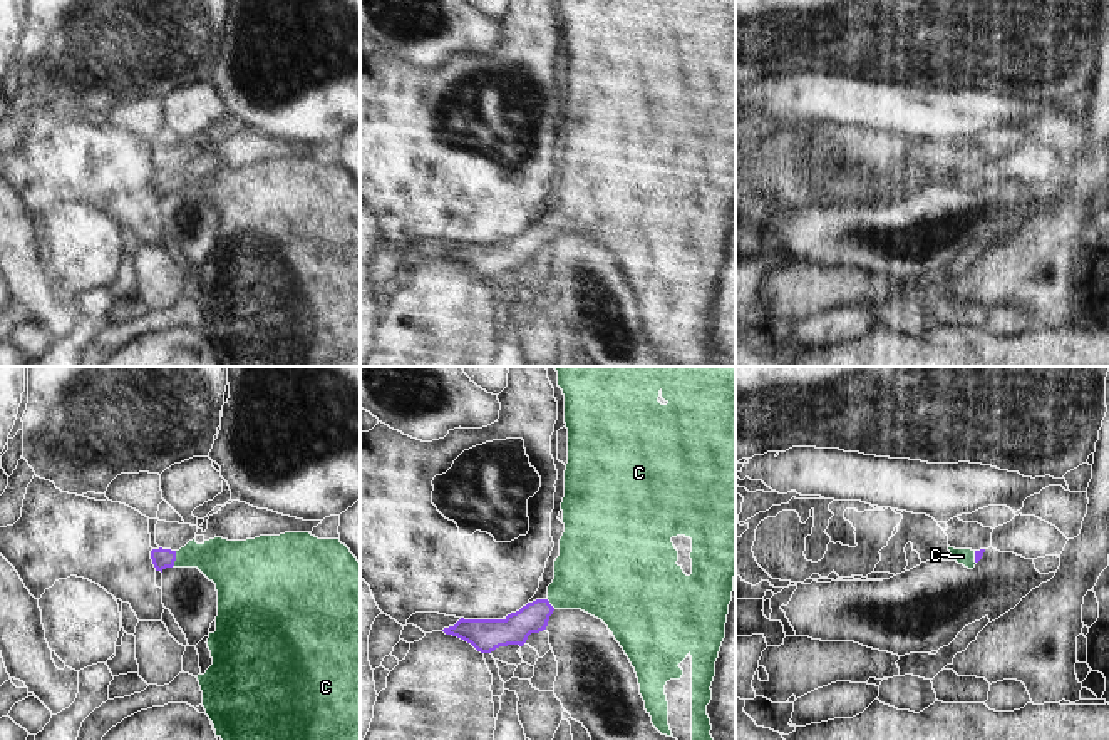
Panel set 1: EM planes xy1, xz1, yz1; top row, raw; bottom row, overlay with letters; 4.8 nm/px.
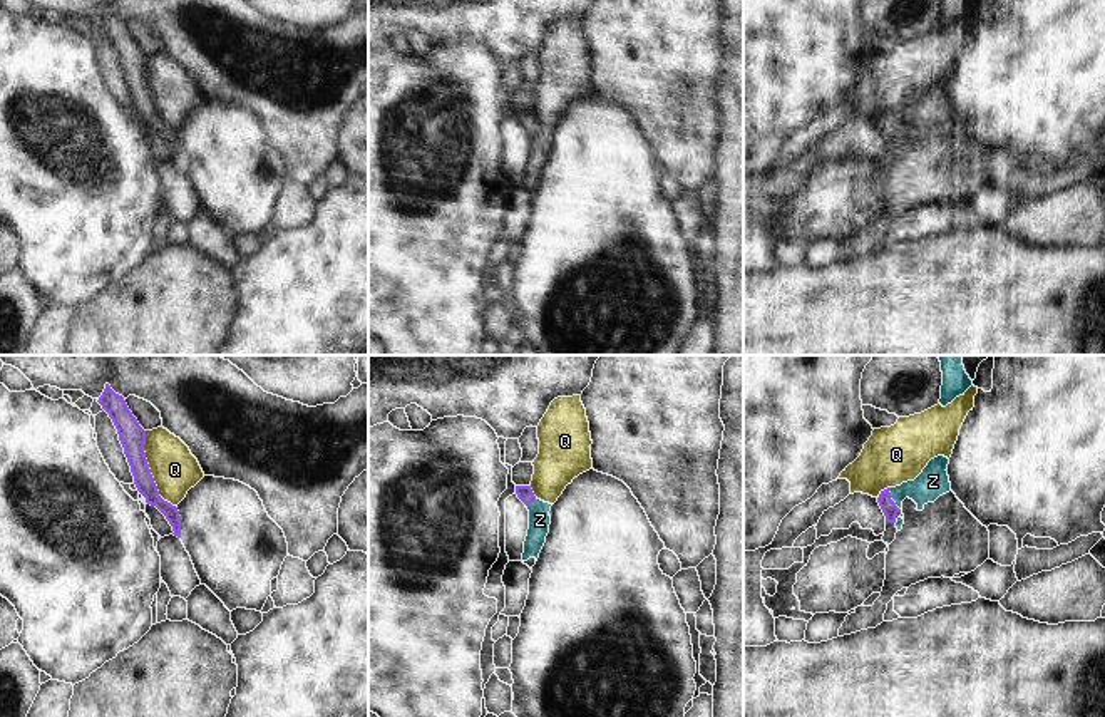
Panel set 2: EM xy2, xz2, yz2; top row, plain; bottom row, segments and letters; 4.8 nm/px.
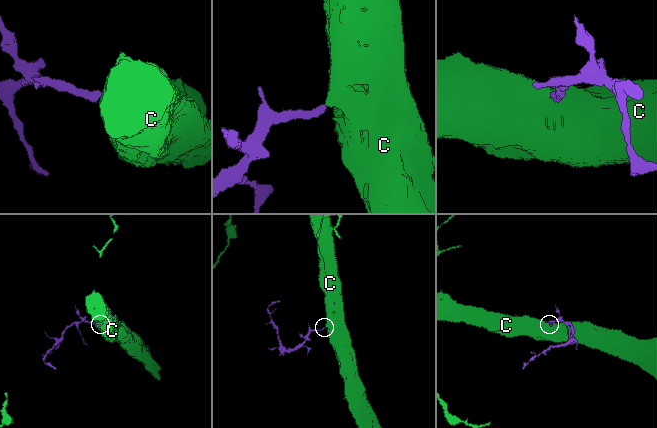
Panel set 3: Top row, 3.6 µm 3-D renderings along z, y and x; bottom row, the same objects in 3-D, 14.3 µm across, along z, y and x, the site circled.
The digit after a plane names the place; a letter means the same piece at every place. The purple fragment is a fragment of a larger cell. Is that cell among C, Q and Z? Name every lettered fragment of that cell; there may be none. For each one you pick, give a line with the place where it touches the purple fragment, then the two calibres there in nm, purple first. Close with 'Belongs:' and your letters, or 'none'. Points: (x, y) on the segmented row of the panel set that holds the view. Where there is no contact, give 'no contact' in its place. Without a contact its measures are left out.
C: meets purple in xy1 at (175, 560); 100 nm thick on the purple side, 220 nm on the other
Belongs: C

